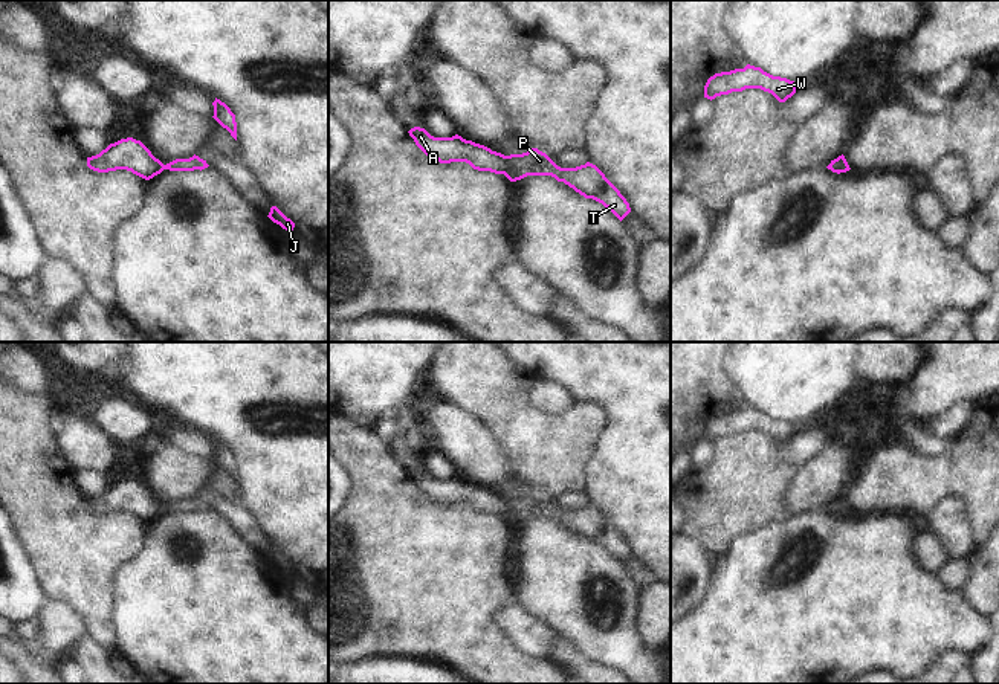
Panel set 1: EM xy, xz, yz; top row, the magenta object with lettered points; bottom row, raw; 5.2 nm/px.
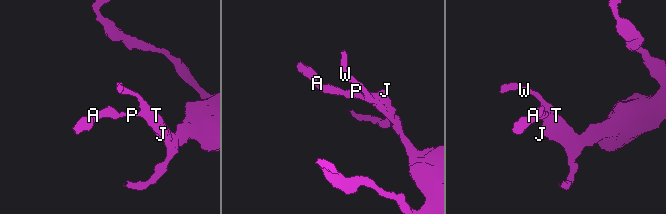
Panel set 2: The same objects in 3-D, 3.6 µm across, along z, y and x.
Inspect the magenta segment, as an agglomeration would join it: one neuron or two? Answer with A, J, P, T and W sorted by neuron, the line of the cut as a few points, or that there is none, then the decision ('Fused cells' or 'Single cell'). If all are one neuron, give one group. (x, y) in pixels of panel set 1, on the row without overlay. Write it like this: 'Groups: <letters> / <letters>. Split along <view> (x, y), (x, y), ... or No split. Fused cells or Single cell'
Groups: A J P T W. No split. Single cell.

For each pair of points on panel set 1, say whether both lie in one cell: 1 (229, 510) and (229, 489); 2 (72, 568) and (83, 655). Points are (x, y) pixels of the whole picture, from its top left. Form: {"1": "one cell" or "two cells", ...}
{"1": "two cells", "2": "two cells"}

